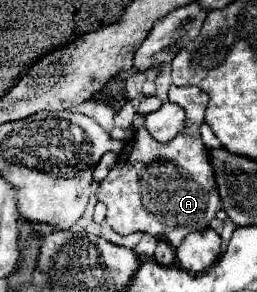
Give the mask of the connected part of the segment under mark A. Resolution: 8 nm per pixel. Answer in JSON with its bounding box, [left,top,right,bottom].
[95,85,221,249]

